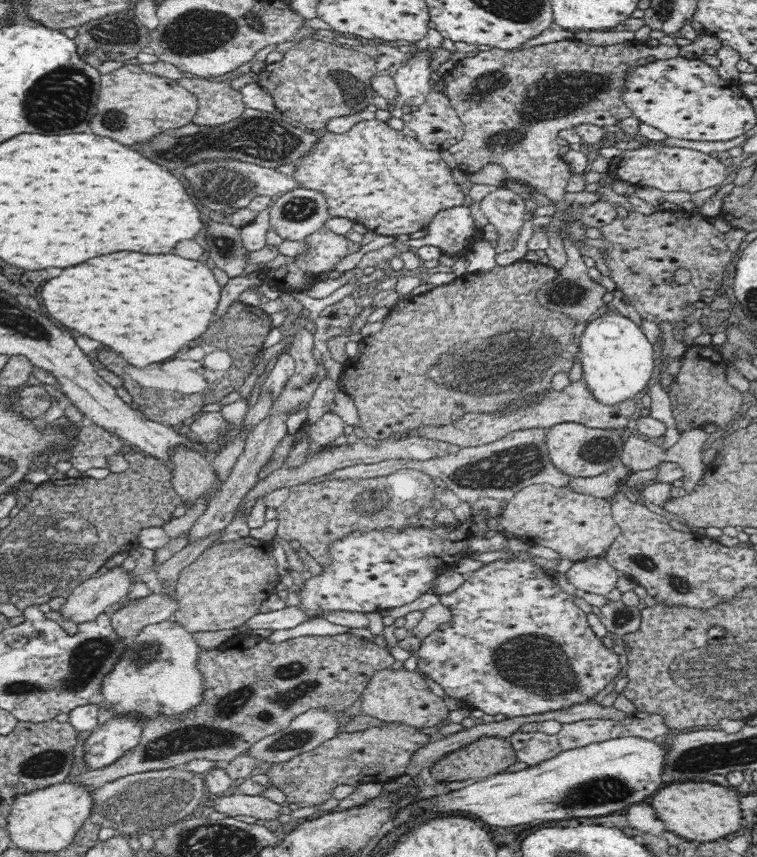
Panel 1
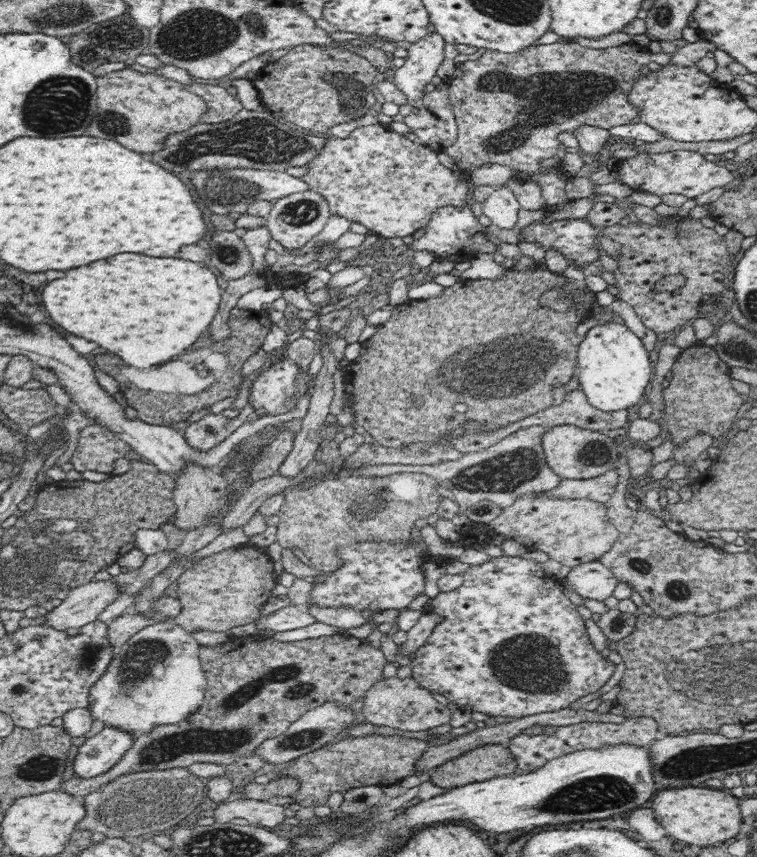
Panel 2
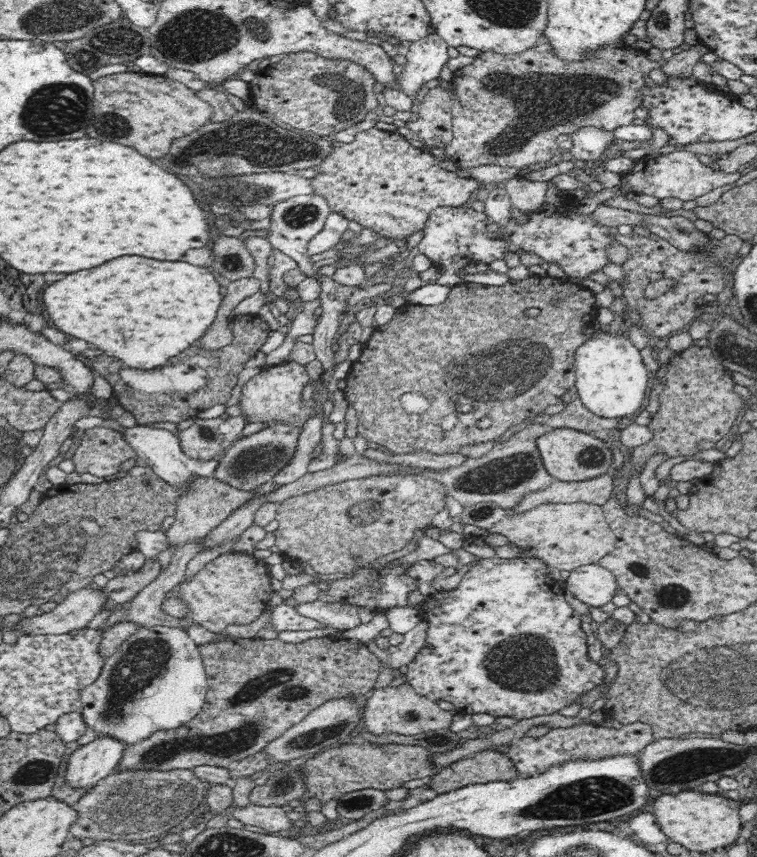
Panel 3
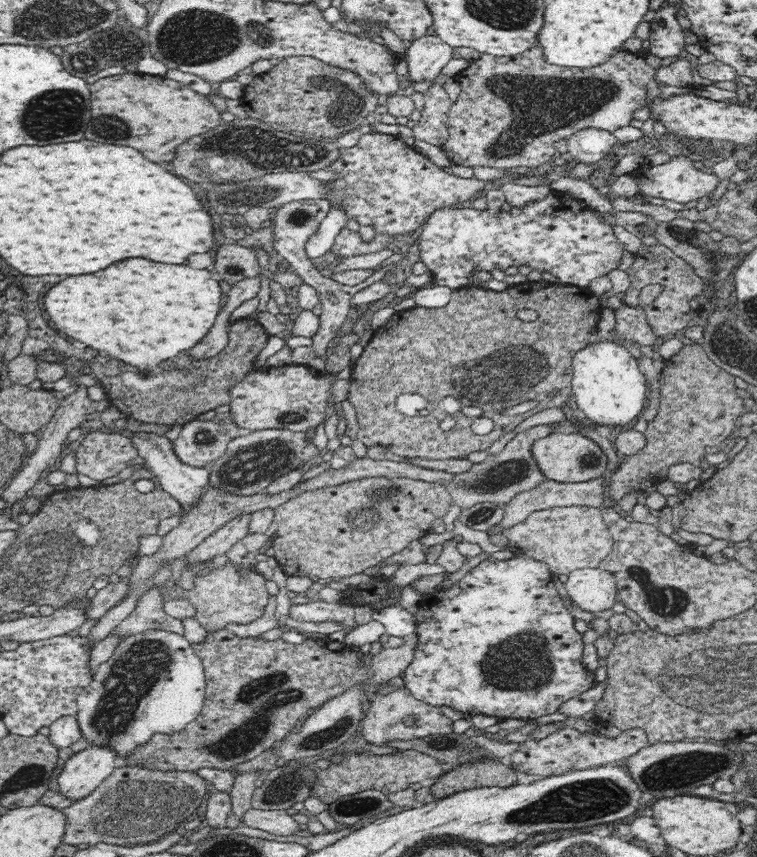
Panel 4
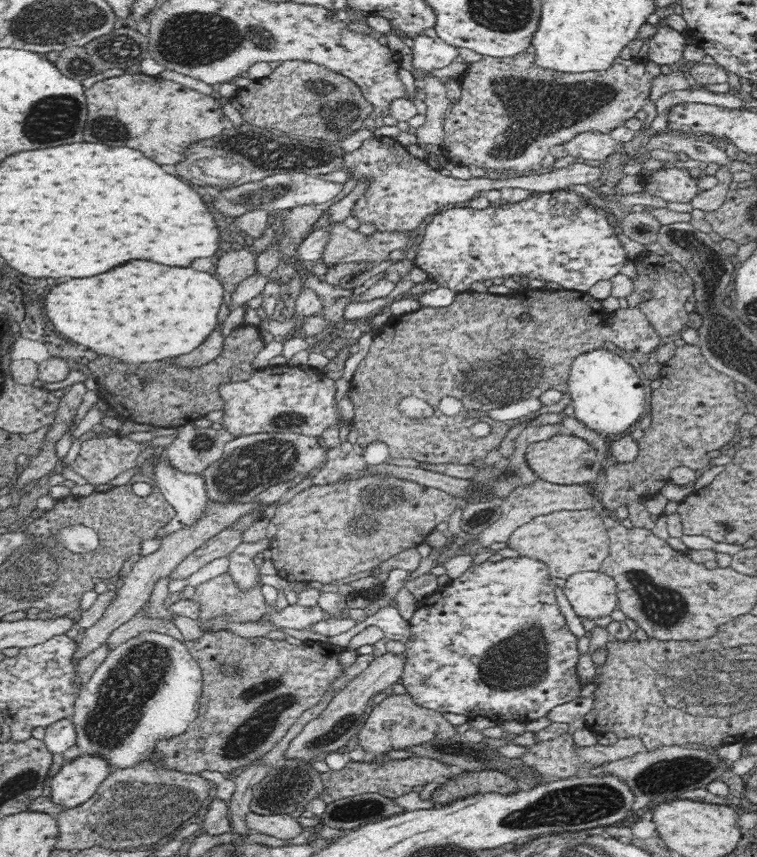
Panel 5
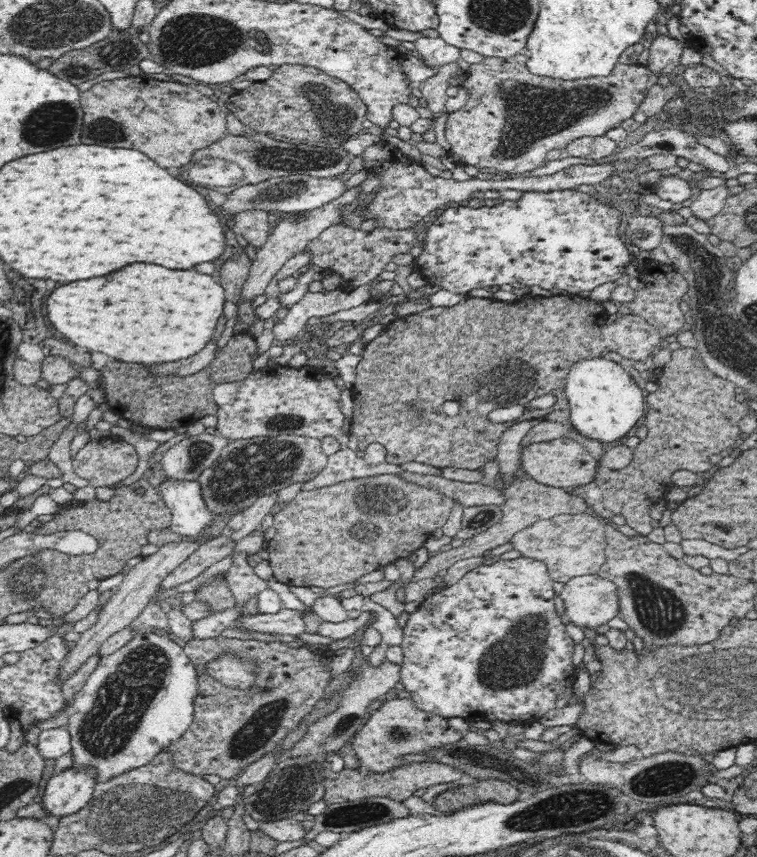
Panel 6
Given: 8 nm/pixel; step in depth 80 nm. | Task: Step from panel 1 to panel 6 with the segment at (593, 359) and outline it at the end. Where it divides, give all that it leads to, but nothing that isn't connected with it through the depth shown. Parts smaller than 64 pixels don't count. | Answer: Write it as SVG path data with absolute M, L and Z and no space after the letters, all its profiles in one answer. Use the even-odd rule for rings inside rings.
M594 358L572 364L567 376L566 398L570 409L569 426L589 440L598 440L604 447L630 433L644 415L642 384L636 384L624 368L612 360Z

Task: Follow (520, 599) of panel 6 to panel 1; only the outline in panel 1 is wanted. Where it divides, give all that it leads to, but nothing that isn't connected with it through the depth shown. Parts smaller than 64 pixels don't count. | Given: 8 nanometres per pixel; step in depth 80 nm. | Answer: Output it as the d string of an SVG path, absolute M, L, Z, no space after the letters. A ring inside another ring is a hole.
M507 557L506 559L498 559L496 561L484 564L478 570L469 572L465 575L462 586L459 586L450 592L450 594L438 595L438 603L448 607L452 611L450 622L445 622L438 626L435 632L430 636L423 638L419 649L416 652L417 666L416 672L424 679L432 679L436 684L440 685L446 696L450 696L462 702L465 707L470 709L480 709L482 712L490 715L504 714L508 717L517 717L531 714L540 714L553 710L568 708L575 704L591 702L600 690L606 688L607 684L618 674L620 663L618 663L618 655L613 651L604 647L600 639L594 636L594 632L590 629L586 614L579 606L574 604L574 598L566 595L557 584L552 581L552 575L545 572L532 559L520 559L517 557ZM520 638L520 646L508 646L514 644ZM536 640L546 640L542 646L536 646Z

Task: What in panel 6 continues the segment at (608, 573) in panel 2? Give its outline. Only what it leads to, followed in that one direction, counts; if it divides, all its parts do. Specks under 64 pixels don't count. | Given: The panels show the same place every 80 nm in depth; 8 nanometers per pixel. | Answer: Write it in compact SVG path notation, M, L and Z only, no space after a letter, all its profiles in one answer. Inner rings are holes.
M598 574L570 579L559 594L565 623L596 630L619 616L616 585Z

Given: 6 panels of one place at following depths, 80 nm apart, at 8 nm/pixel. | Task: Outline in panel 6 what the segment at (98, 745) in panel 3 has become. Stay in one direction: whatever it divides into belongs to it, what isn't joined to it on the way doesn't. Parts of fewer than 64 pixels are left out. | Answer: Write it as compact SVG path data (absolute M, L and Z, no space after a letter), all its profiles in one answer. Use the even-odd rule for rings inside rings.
M66 769L53 775L47 782L42 796L42 807L47 820L55 829L62 817L77 813L88 804L94 792L94 769Z

